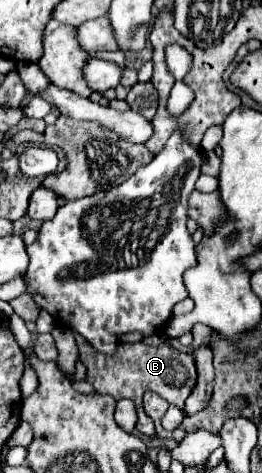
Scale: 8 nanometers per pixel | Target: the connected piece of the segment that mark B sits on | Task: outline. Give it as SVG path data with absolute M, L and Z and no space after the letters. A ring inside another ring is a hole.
M81 336L77 338L81 362L87 366L87 382L91 382L99 394L111 394L115 400L119 398L129 398L137 406L137 432L145 436L155 436L153 420L145 414L141 398L145 392L157 392L161 398L165 398L169 404L177 406L179 410L185 408L185 400L191 394L195 382L197 382L197 370L191 354L175 350L169 342L163 342L161 346L147 346L143 342L139 344L119 344L117 352L113 356L99 354L93 350Z

